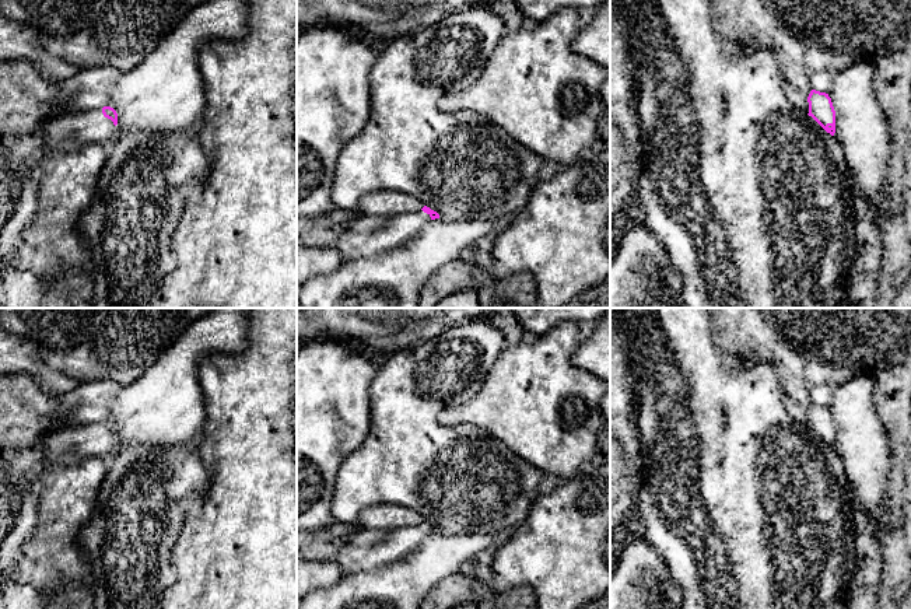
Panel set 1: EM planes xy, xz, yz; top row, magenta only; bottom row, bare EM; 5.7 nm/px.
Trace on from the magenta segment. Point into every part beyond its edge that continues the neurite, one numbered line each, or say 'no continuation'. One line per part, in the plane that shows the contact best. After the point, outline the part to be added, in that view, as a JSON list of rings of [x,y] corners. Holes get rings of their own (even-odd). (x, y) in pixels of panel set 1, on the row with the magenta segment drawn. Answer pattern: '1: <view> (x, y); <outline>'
1: xy (63, 133); [[[102,109],[56,115],[41,130],[46,153],[70,153],[90,143],[111,144],[116,126],[104,116]]]

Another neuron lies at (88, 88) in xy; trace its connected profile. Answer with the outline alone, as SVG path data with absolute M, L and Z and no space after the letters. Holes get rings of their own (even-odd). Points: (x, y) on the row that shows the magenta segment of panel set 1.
M113 67L78 70L62 83L62 90L70 105L80 111L102 109L119 74Z

